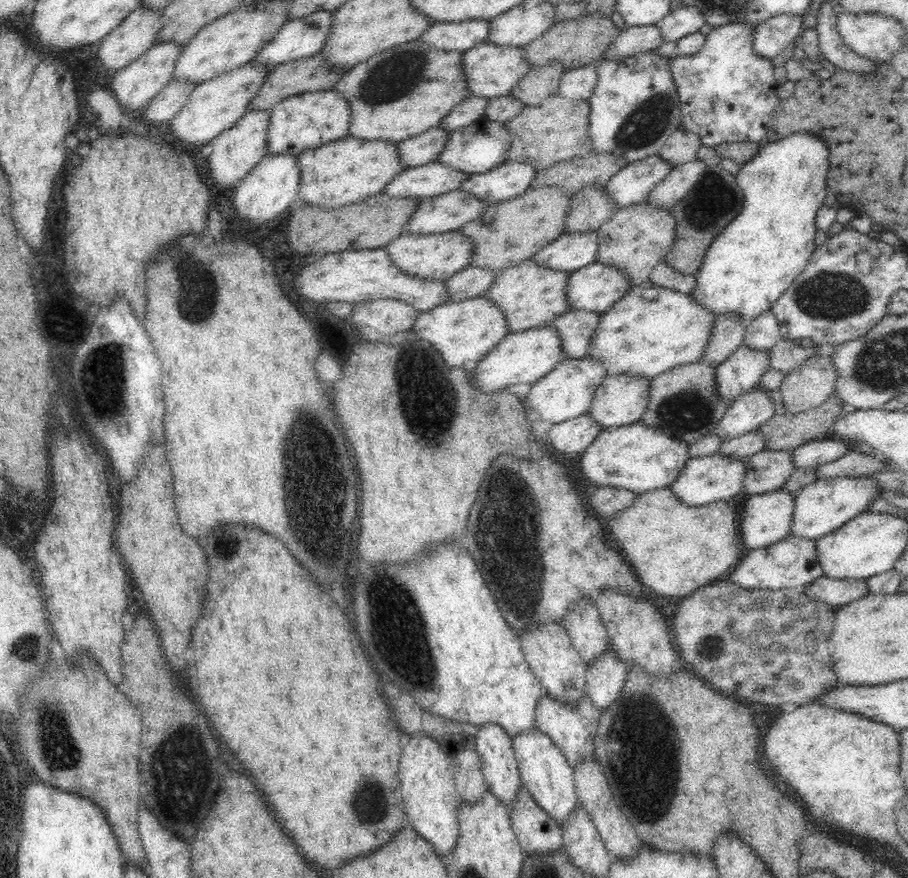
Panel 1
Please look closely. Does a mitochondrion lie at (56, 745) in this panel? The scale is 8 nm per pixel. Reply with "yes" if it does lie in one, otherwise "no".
yes

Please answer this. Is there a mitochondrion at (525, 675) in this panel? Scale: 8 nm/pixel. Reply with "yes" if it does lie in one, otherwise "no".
no

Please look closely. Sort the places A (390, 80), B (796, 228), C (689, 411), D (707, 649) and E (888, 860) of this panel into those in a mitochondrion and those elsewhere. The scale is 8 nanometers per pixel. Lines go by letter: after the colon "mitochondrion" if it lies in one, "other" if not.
A: mitochondrion
B: other
C: mitochondrion
D: mitochondrion
E: other

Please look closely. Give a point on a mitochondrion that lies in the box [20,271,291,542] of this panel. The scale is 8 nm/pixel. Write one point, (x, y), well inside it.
(104, 374)

